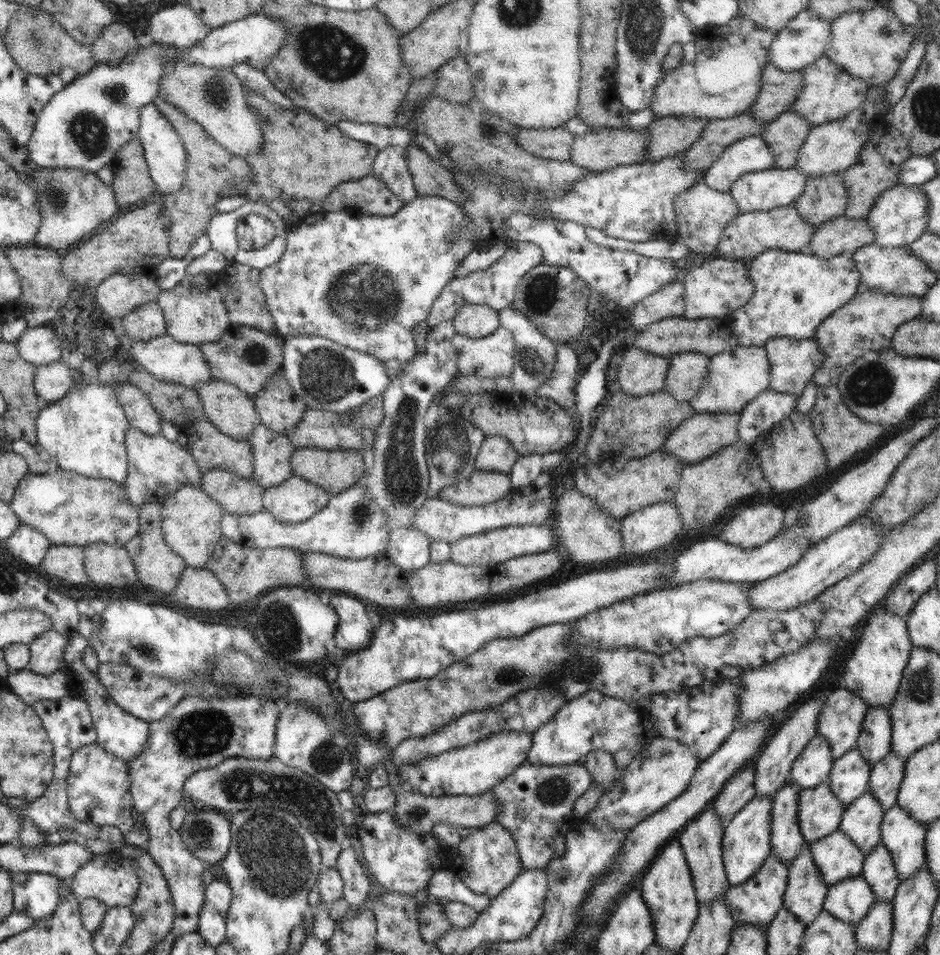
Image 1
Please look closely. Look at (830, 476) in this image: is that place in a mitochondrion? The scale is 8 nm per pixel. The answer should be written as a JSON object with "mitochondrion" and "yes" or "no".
{"mitochondrion":"no"}

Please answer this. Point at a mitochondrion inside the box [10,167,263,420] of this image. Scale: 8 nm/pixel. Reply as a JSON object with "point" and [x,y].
{"point":[57,197]}

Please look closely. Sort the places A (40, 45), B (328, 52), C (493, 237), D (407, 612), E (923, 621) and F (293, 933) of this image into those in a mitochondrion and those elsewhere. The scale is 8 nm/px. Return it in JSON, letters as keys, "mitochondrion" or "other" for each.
{"A":"mitochondrion","B":"mitochondrion","C":"other","D":"other","E":"other","F":"other"}

